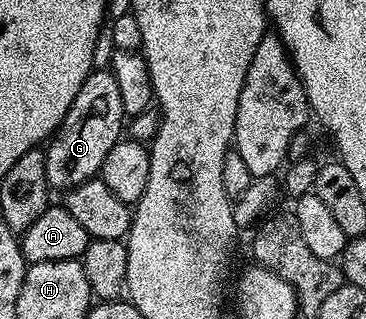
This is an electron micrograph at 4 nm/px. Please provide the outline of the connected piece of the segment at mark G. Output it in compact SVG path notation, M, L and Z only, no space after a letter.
M95 69L87 81L83 81L83 89L79 89L75 101L71 101L67 117L63 117L44 148L45 172L50 188L77 187L94 178L100 172L107 153L111 153L111 149L122 138L126 119L119 84L115 82L112 70Z

